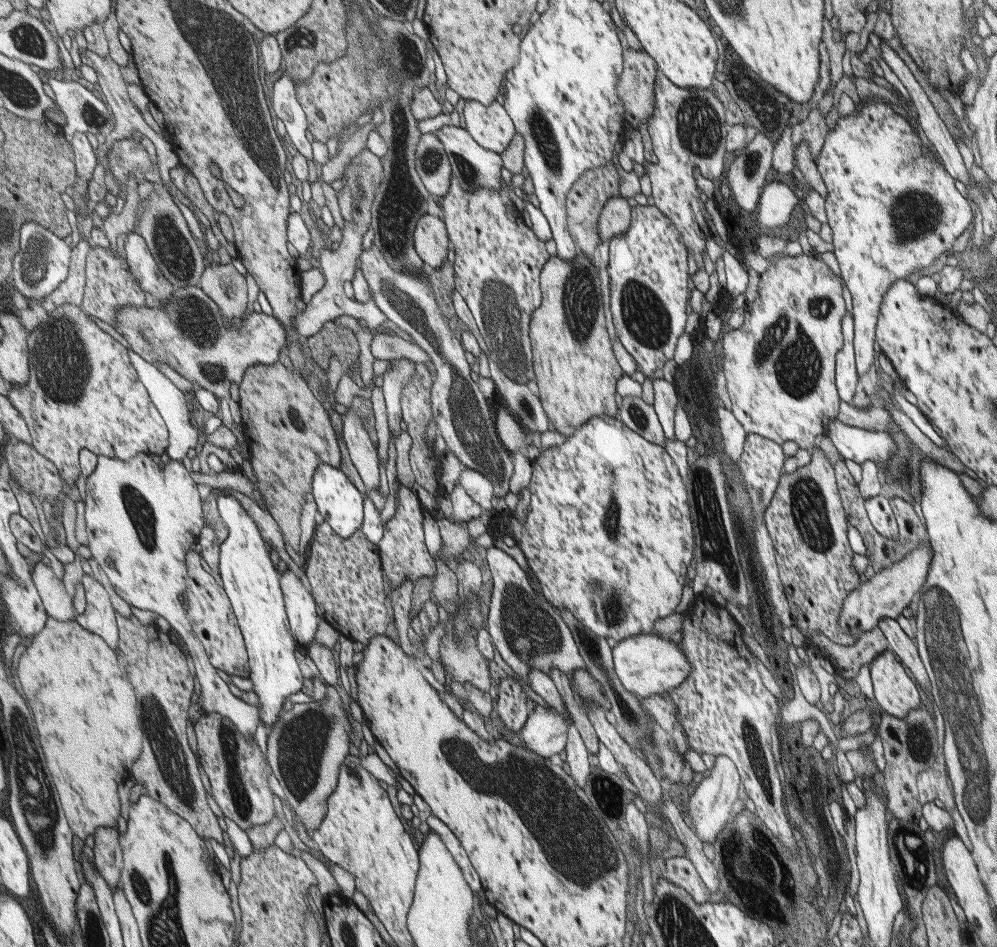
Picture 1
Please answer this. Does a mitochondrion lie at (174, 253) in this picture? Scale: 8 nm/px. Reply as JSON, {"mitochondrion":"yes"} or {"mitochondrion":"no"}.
{"mitochondrion":"yes"}

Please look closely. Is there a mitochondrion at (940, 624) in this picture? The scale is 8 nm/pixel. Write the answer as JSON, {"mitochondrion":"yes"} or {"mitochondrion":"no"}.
{"mitochondrion":"yes"}

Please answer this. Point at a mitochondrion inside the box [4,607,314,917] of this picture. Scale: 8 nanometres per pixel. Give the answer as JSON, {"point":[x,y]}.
{"point":[35,804]}

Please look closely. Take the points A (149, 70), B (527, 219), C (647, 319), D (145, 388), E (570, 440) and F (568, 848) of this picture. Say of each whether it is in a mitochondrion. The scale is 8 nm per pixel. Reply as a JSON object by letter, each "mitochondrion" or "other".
{"A":"other","B":"other","C":"mitochondrion","D":"other","E":"other","F":"mitochondrion"}

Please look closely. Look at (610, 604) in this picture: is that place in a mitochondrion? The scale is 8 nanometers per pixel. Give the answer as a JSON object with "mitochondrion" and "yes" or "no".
{"mitochondrion":"yes"}

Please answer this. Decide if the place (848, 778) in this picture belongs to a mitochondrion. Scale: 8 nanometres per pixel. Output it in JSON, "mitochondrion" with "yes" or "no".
{"mitochondrion":"no"}

